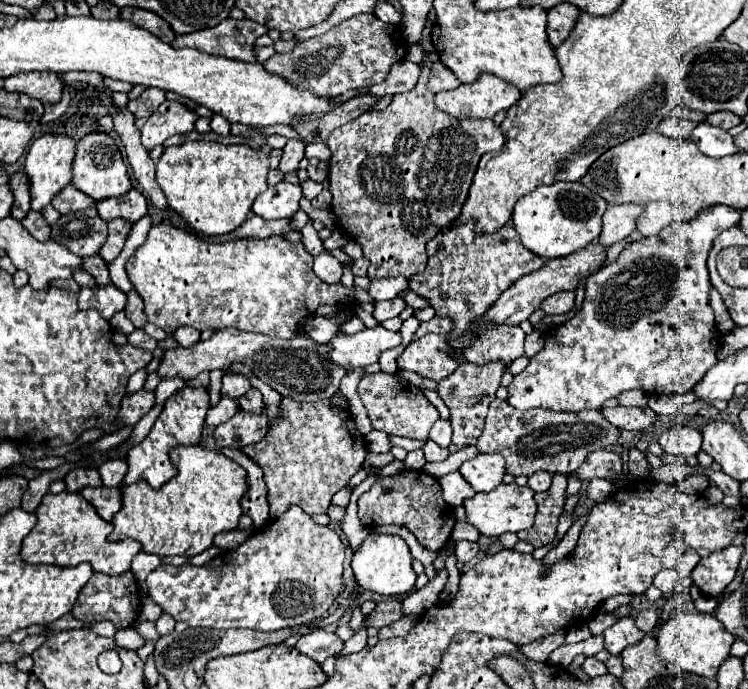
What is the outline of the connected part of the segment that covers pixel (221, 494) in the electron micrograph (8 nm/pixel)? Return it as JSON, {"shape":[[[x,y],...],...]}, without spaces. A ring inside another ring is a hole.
{"shape":[[[178,446],[170,454],[174,466],[178,468],[178,474],[168,480],[162,488],[154,490],[152,486],[144,482],[136,482],[132,486],[122,488],[124,496],[124,506],[122,510],[114,516],[114,532],[110,534],[112,540],[124,540],[124,538],[134,538],[142,544],[142,552],[156,554],[156,556],[196,556],[212,546],[212,540],[220,532],[236,530],[242,512],[240,500],[248,492],[248,474],[246,470],[232,462],[230,458],[222,456],[220,452],[206,450],[202,446]]]}

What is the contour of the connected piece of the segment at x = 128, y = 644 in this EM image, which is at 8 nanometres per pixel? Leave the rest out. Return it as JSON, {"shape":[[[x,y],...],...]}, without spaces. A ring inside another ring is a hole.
{"shape":[[[126,628],[118,630],[115,634],[115,642],[122,648],[128,648],[128,650],[138,650],[144,646],[144,638],[134,630],[134,628]]]}

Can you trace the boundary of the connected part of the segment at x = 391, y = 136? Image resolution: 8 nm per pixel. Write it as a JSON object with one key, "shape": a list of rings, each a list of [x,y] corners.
{"shape":[[[422,68],[422,74],[420,74],[420,80],[416,84],[414,90],[410,92],[404,92],[404,94],[396,94],[394,100],[390,102],[390,106],[386,106],[384,110],[376,110],[376,112],[366,112],[364,116],[336,128],[332,132],[332,136],[326,140],[330,152],[332,152],[332,158],[330,158],[330,172],[328,172],[328,180],[330,180],[330,192],[332,192],[332,214],[336,216],[336,222],[340,228],[344,228],[344,232],[348,232],[356,242],[362,244],[362,250],[364,250],[364,256],[370,260],[370,274],[368,278],[374,280],[374,278],[386,278],[386,276],[404,276],[404,278],[410,278],[414,274],[420,274],[424,272],[426,268],[426,242],[432,240],[440,230],[444,230],[446,226],[450,226],[458,216],[460,216],[460,210],[462,210],[462,204],[468,196],[468,188],[472,184],[472,178],[474,178],[474,172],[476,172],[476,166],[478,166],[478,160],[482,158],[482,154],[486,152],[492,152],[492,150],[500,150],[502,144],[504,144],[504,136],[502,136],[502,130],[492,122],[492,120],[482,120],[482,118],[462,118],[462,120],[456,120],[452,118],[450,114],[446,112],[440,112],[436,106],[434,106],[434,92],[430,92],[426,88],[428,84],[428,68]]]}

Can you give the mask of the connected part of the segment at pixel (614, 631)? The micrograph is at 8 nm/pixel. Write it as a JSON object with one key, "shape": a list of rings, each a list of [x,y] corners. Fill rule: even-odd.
{"shape":[[[626,616],[622,620],[618,620],[614,626],[610,626],[608,630],[604,630],[604,648],[612,654],[612,656],[620,656],[624,648],[638,644],[646,634],[636,626],[634,618]]]}

